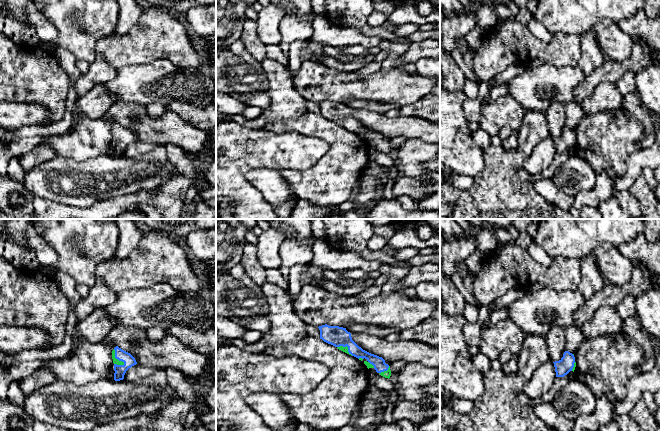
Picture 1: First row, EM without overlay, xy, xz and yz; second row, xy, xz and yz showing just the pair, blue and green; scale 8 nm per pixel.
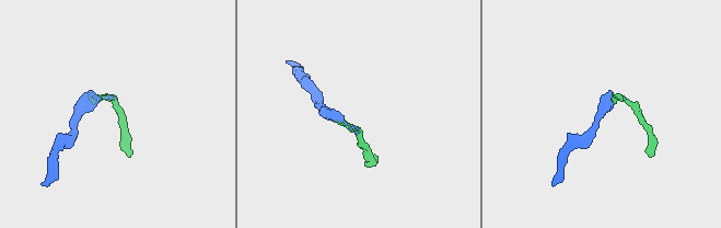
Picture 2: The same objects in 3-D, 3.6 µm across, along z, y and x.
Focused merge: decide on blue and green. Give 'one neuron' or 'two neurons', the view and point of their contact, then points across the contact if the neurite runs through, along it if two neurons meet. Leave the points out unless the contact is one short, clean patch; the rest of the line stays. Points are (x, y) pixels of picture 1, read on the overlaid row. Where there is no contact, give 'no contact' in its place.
one neuron | xy (116, 358)

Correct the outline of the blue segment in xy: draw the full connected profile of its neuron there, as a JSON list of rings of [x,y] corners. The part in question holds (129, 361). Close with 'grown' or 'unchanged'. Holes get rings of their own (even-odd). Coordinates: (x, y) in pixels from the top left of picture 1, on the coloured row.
[[[116,346],[112,351],[112,359],[114,363],[114,380],[120,381],[124,379],[126,371],[136,365],[135,358],[128,352]]] | grown

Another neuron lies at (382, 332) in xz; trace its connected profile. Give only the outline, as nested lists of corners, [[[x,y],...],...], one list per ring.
[[[350,324],[345,328],[350,333],[364,333],[380,338],[385,338],[387,335],[391,333],[399,332],[389,327],[376,327],[376,326],[367,326],[360,324]]]

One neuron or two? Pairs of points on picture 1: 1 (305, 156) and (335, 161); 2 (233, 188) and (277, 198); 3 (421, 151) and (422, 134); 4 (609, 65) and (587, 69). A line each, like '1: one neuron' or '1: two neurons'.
1: two neurons
2: two neurons
3: two neurons
4: two neurons

